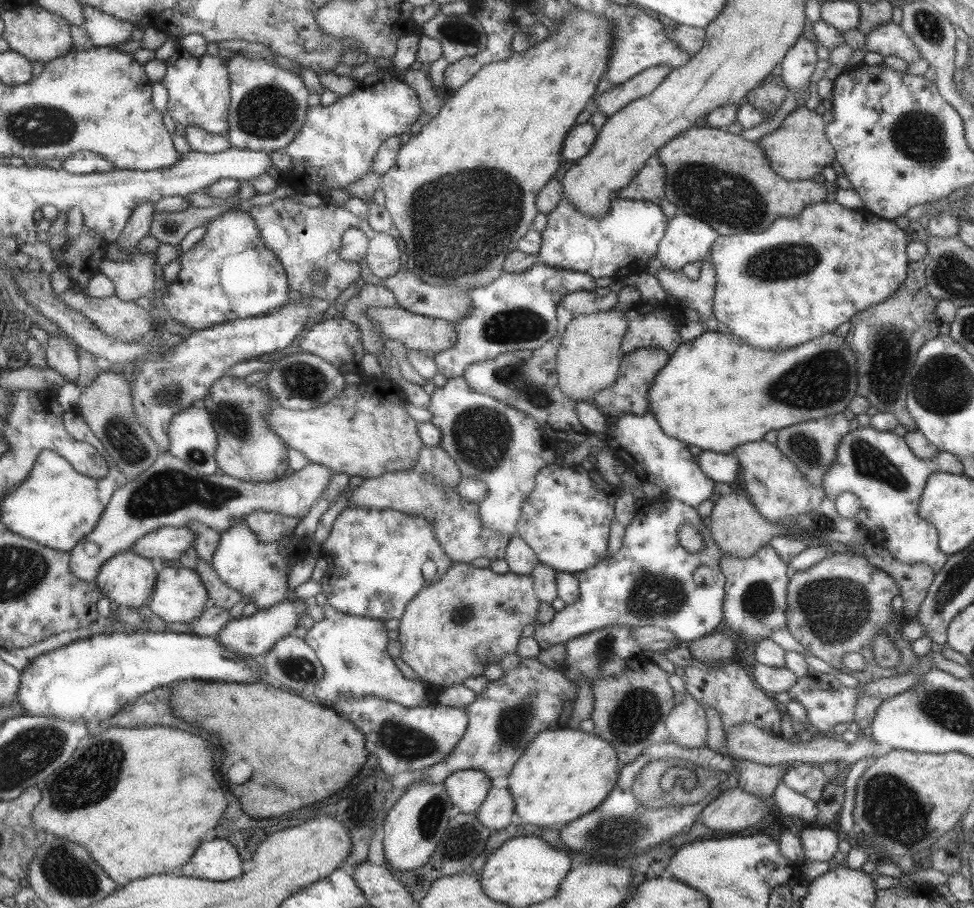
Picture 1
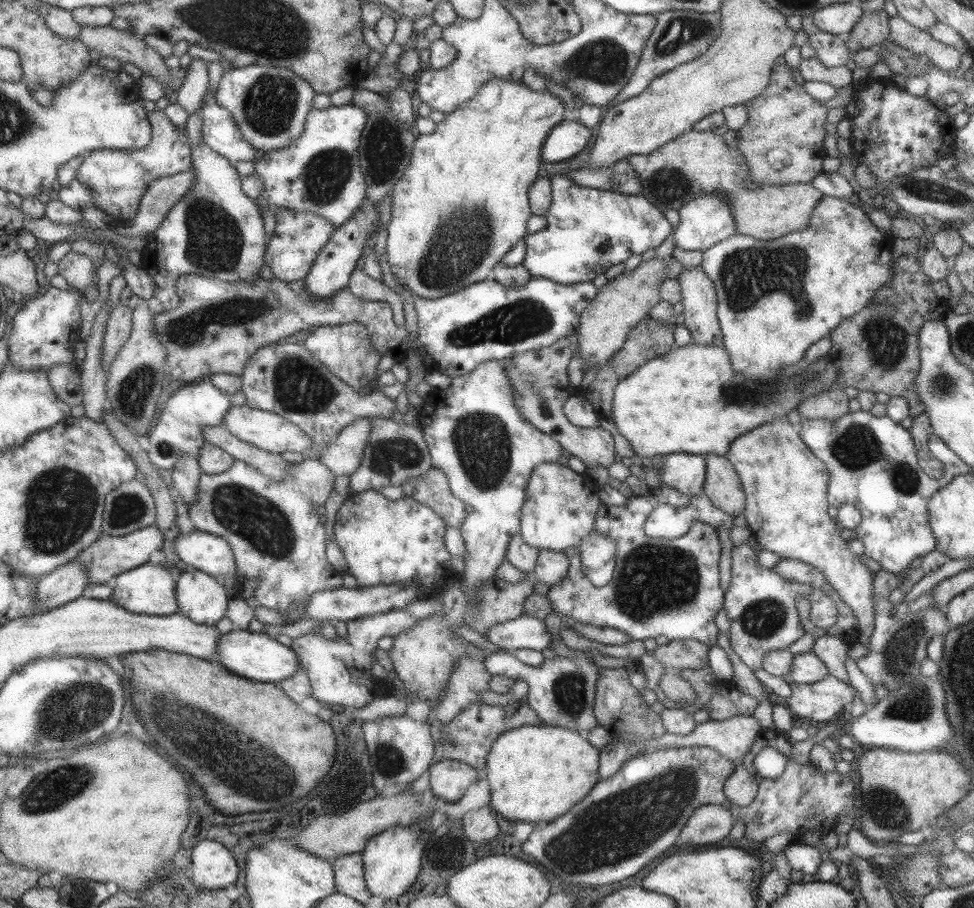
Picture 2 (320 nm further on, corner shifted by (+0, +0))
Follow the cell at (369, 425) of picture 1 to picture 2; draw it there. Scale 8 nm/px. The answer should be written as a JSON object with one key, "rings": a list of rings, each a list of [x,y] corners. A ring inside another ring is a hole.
{"rings":[[[246,405],[233,406],[225,413],[221,424],[235,438],[247,444],[252,444],[265,452],[272,452],[273,454],[281,454],[286,450],[300,452],[301,454],[308,452],[310,438],[303,434],[297,426],[294,426],[294,424],[291,424],[288,420],[281,418],[281,416],[274,412],[265,412]]]}

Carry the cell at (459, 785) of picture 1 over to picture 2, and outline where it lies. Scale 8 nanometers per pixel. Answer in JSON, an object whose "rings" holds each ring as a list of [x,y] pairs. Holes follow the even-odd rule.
{"rings":[[[453,759],[437,760],[428,766],[428,771],[432,794],[445,802],[457,802],[465,790],[479,780],[471,766]]]}

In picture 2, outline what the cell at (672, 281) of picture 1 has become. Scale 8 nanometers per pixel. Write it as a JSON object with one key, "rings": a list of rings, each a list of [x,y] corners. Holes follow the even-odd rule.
{"rings":[[[701,266],[683,269],[683,272],[676,277],[680,286],[681,304],[683,306],[684,325],[690,334],[690,343],[701,346],[722,346],[722,332],[717,318],[717,301],[714,286]]]}

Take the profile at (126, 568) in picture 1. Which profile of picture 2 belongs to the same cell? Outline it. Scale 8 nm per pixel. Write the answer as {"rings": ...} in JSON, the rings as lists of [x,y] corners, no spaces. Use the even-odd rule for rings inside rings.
{"rings":[[[149,562],[141,564],[122,572],[114,577],[115,584],[112,587],[109,600],[120,608],[137,615],[168,616],[177,613],[175,602],[175,580],[167,567],[153,566]]]}

